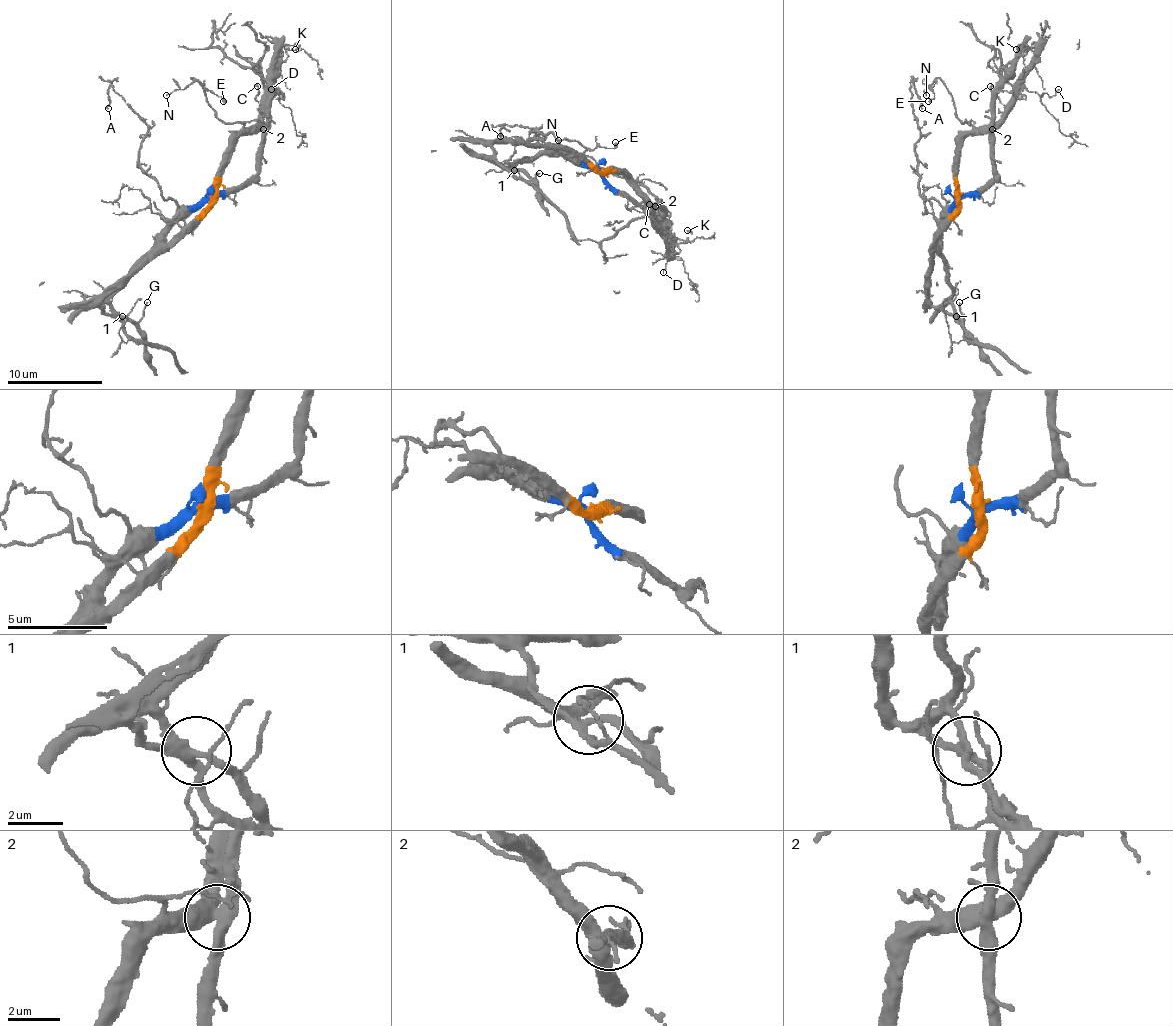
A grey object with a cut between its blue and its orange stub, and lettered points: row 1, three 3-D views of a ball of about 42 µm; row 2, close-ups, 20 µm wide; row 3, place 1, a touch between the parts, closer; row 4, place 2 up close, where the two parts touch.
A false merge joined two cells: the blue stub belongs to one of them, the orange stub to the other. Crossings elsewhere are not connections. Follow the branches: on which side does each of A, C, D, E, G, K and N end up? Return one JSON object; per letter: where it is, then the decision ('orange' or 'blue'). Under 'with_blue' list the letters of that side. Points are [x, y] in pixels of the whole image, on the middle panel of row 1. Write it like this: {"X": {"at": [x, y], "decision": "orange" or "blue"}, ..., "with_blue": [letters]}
{"A": {"at": [500, 136], "decision": "blue"}, "C": {"at": [649, 204], "decision": "orange"}, "D": {"at": [663, 272], "decision": "orange"}, "E": {"at": [615, 142], "decision": "orange"}, "G": {"at": [539, 173], "decision": "blue"}, "K": {"at": [687, 230], "decision": "blue"}, "N": {"at": [558, 140], "decision": "orange"}, "with_blue": ["A", "G", "K"]}

